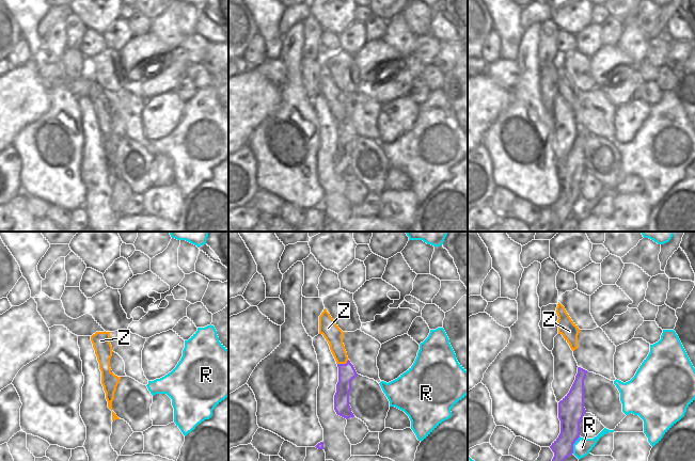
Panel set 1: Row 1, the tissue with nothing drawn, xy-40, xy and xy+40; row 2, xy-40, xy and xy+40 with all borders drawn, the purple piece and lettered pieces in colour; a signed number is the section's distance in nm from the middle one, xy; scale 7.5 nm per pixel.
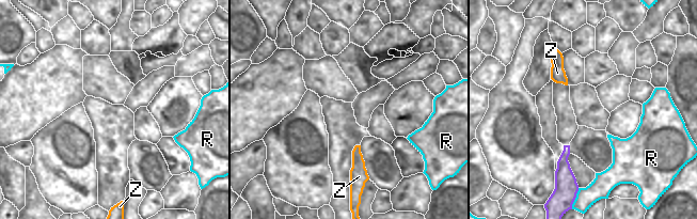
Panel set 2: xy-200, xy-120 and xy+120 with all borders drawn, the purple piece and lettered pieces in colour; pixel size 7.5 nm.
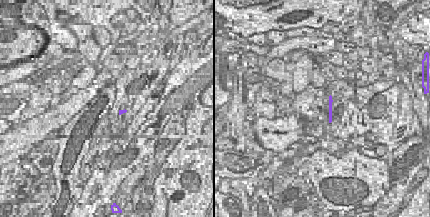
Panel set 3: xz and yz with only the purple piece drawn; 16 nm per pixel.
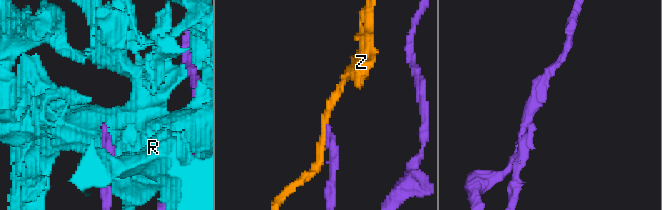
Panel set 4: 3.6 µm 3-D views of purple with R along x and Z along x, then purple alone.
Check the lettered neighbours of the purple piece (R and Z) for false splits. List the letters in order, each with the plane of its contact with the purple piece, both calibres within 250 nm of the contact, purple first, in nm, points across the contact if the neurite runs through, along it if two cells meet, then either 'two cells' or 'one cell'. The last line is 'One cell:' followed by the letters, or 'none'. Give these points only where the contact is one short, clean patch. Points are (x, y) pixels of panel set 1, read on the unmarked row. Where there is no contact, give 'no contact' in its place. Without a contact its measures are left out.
R: contact in xy+40; calibres 190 and 130 nm; two cells
Z: contact in xy; calibres 130 and 140 nm; border xy (348, 121), (345, 124), (337, 125); two cells
One cell: none

